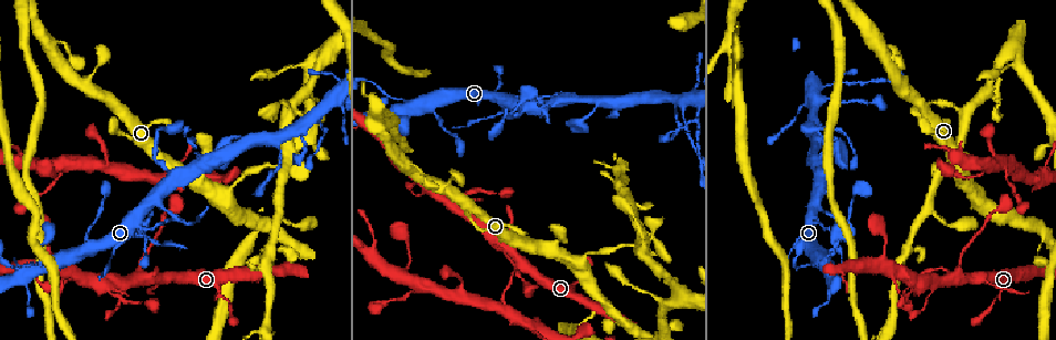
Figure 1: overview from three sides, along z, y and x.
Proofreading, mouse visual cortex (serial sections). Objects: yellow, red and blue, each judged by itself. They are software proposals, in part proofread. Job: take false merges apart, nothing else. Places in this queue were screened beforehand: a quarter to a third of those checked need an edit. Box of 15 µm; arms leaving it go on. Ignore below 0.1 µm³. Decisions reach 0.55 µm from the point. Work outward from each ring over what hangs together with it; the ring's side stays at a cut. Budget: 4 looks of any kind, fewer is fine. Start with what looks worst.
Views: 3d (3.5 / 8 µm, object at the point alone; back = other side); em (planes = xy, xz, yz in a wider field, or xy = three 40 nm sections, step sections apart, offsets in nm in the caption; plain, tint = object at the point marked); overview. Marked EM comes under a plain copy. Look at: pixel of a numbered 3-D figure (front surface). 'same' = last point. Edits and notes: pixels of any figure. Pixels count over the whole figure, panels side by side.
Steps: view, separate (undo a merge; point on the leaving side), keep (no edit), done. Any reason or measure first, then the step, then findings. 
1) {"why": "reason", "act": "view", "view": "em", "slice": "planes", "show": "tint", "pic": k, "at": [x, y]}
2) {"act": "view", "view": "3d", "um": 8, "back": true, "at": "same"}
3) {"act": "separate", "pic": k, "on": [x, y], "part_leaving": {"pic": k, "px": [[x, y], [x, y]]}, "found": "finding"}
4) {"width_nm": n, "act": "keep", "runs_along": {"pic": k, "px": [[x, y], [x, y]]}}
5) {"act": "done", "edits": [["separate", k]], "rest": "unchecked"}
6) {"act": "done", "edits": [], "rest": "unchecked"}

{"why": "side arm on a straight run", "act": "view", "view": "3d", "um": 3.5, "back": true, "pic": 1, "at": [432, 109]}

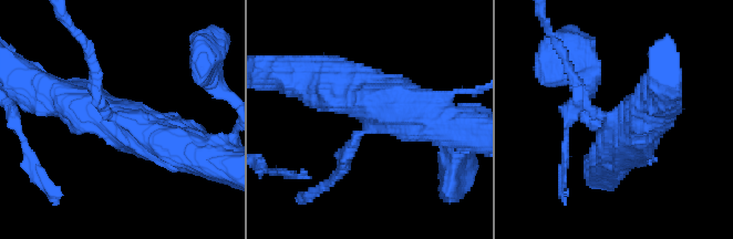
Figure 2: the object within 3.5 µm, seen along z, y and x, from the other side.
{"arms": 3, "arm_widths_nm": [200, 600, 600], "why": "now the EM", "act": "view", "view": "em", "slice": "xy", "step": 2, "show": "tint", "pic": 2, "at": [369, 117]}

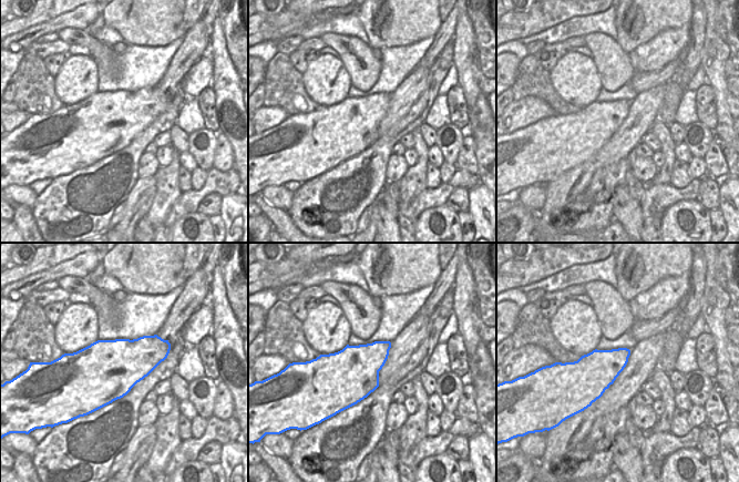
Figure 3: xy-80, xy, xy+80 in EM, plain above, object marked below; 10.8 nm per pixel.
{"act": "keep", "runs_along": {"pic": 2, "px": [[64, 97], [200, 156]]}, "found": "continuous, no second cell"}

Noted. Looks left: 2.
{"why": "sharp bend", "act": "view", "view": "3d", "um": 3.5, "back": true, "pic": 1, "at": [171, 215]}

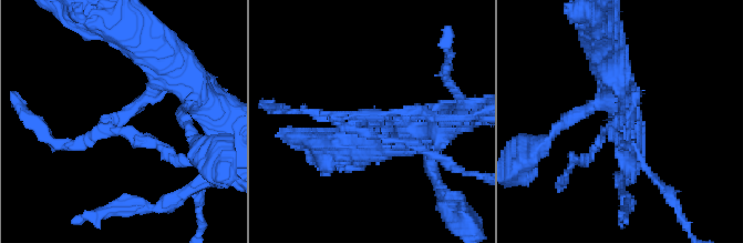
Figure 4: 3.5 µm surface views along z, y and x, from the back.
{"act": "view", "view": "em", "slice": "xy", "step": 3, "show": "tint", "pic": 4, "at": [122, 121]}

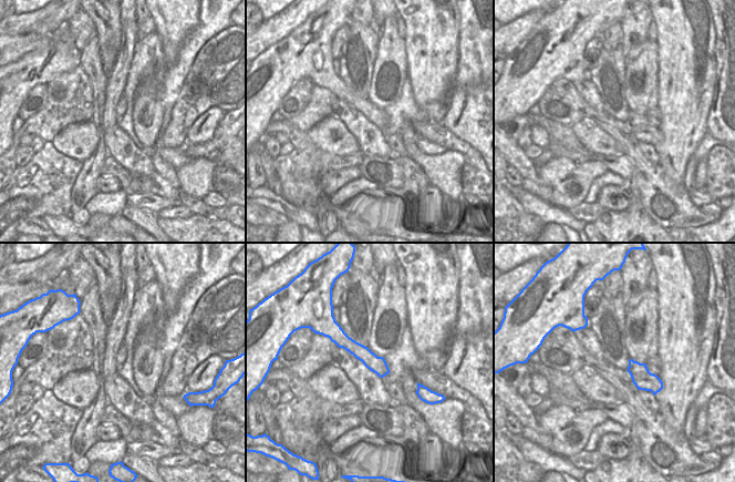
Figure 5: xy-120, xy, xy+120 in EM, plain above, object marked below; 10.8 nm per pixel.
{"act": "separate", "pic": 4, "on": [115, 122], "part_leaving": {"pic": 4, "px": [[145, 98], [111, 125], [162, 149]]}, "found": "two cells meet here"}

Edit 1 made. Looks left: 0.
{"act": "done", "edits": [["separate", 4]], "rest": "unchecked"}

